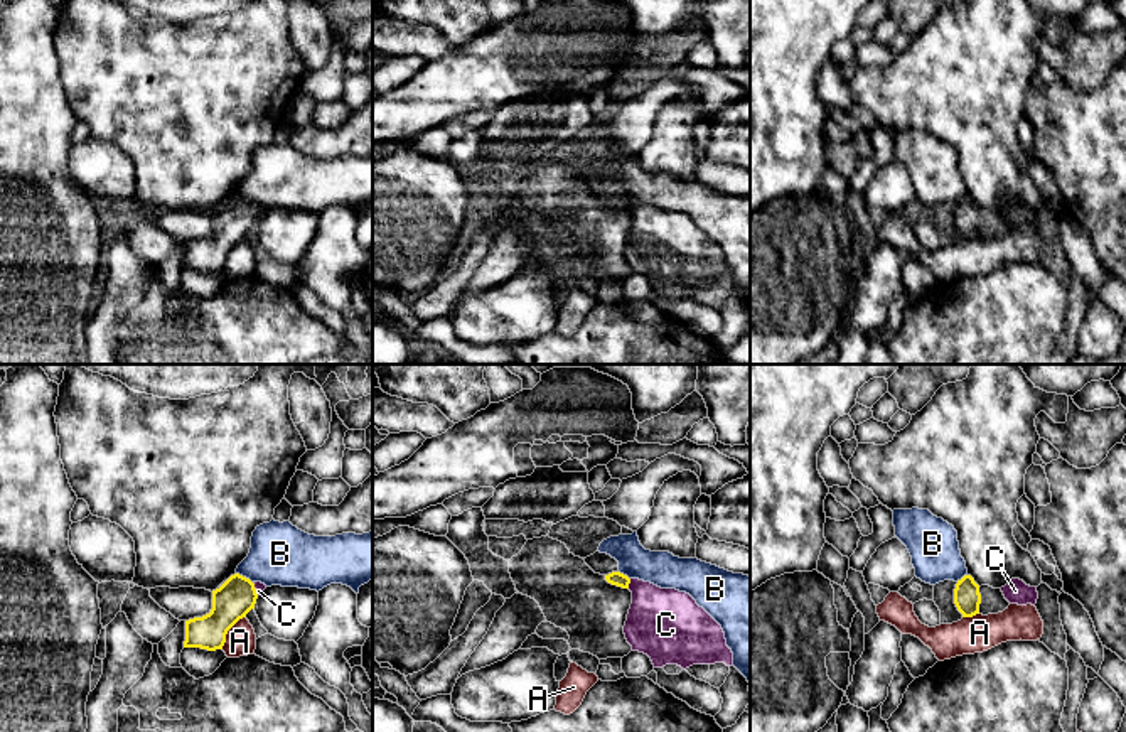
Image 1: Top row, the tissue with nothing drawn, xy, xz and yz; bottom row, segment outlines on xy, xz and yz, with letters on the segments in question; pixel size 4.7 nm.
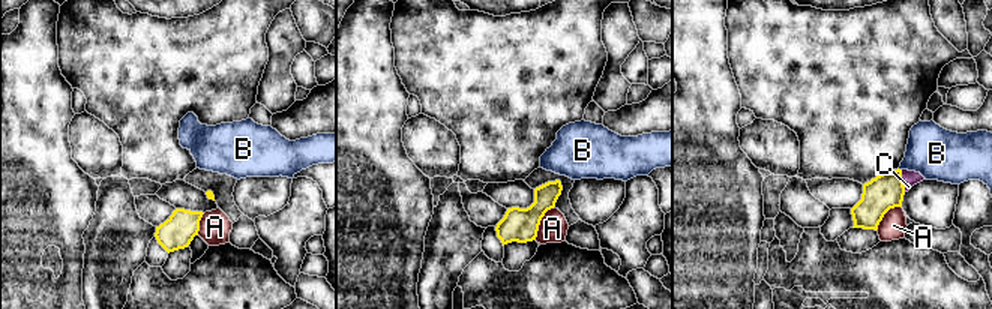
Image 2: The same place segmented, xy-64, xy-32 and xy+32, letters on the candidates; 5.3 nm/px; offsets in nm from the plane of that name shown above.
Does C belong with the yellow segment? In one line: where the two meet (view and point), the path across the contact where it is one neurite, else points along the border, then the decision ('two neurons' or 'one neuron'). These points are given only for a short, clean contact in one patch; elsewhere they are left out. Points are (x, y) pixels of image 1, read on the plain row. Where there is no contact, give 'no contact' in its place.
meets yellow in xz at (629, 204); runs through xz (617, 201), (629, 204), (651, 226), (663, 245); one neuron

